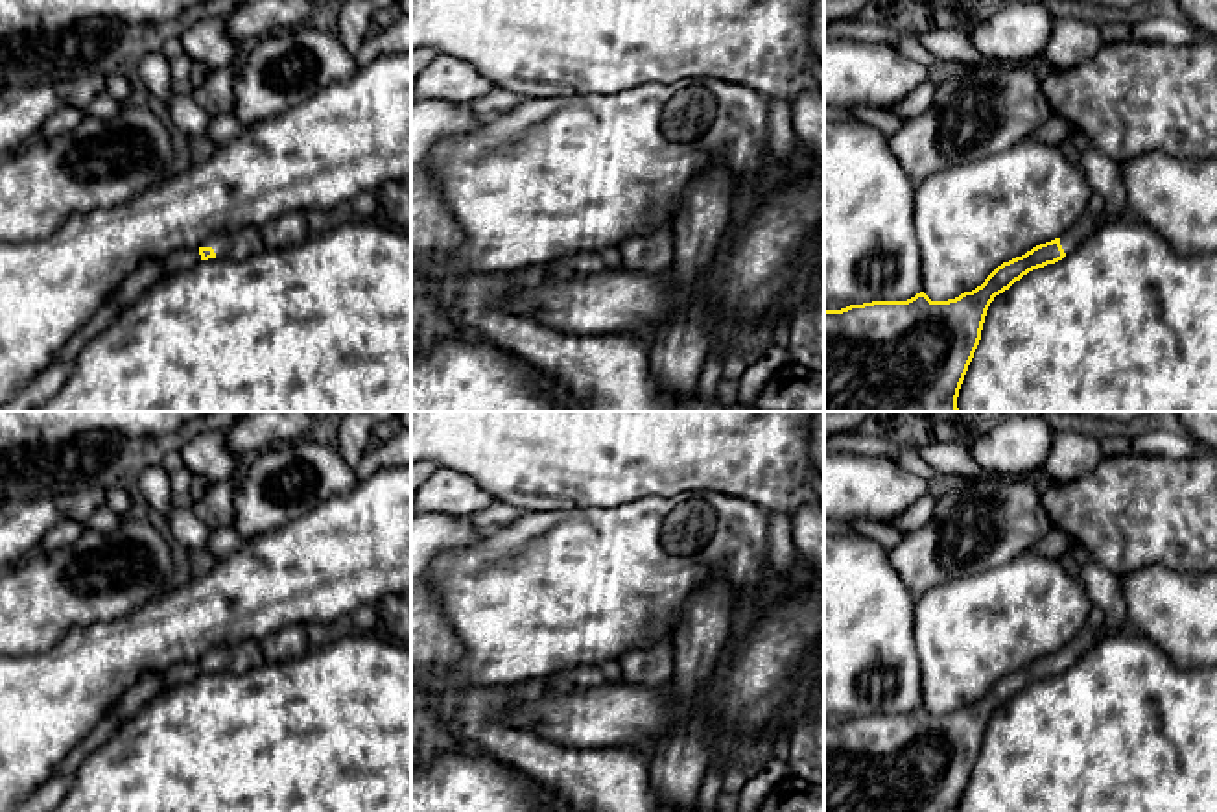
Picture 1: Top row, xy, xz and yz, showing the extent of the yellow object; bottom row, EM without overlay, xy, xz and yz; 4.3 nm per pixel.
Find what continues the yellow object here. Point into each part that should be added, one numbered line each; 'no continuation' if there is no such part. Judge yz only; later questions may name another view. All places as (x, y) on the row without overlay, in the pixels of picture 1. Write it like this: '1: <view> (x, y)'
1: yz (1087, 637)

